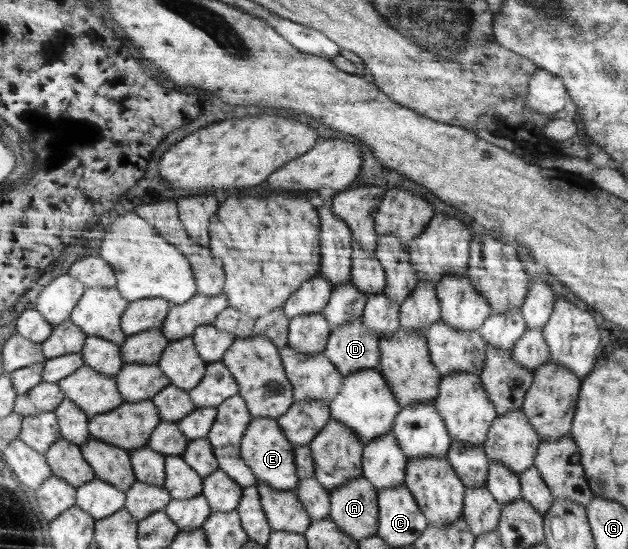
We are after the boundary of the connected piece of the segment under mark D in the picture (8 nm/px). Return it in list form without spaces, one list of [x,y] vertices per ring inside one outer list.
[[[362,316],[331,330],[323,352],[344,380],[353,373],[382,367],[381,342],[376,332],[364,326]]]

